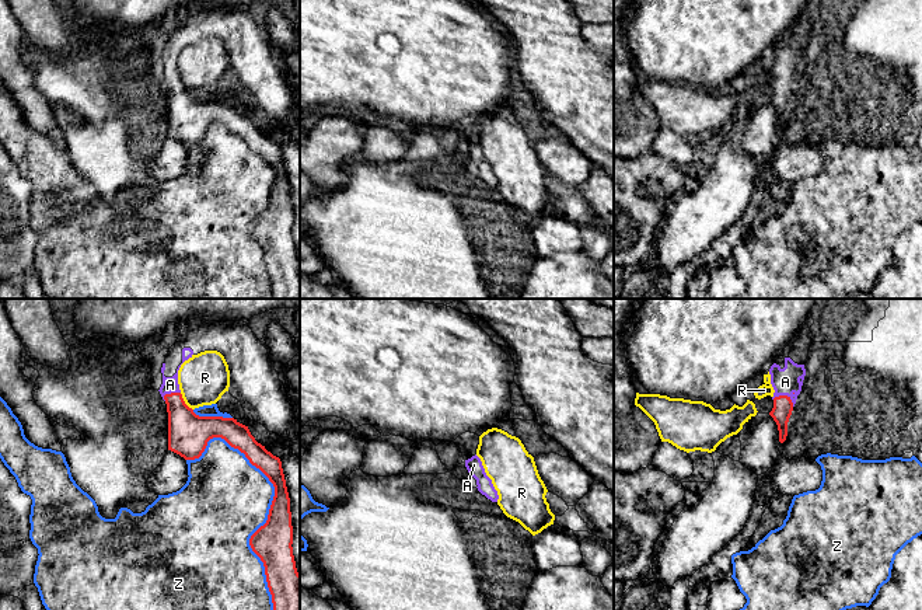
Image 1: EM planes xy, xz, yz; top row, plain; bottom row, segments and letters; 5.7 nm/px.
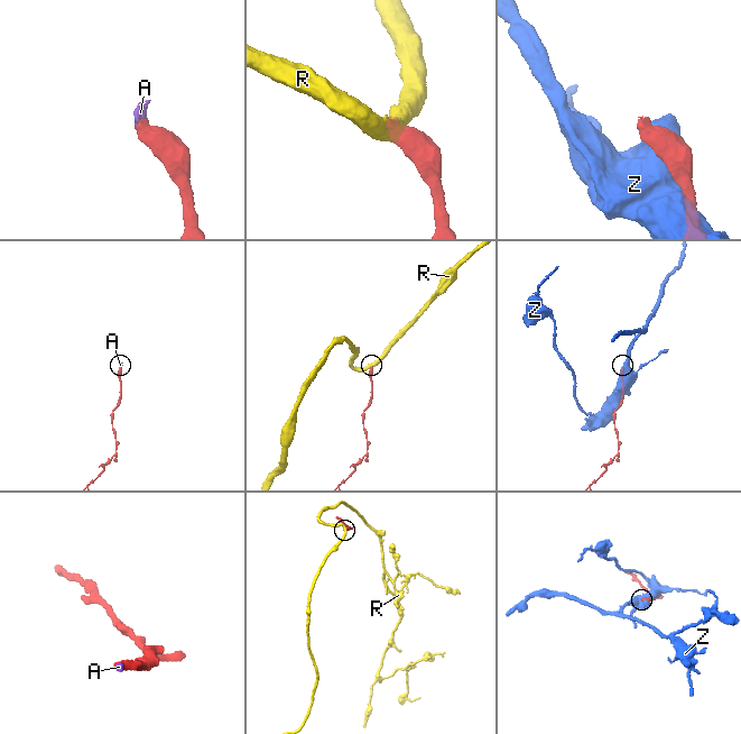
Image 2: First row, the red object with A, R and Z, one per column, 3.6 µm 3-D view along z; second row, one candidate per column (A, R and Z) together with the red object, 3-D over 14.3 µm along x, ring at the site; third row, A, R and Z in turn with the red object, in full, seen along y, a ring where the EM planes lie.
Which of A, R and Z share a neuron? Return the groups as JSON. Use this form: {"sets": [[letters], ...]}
{"sets": [["A"], ["R"], ["Z"]]}

